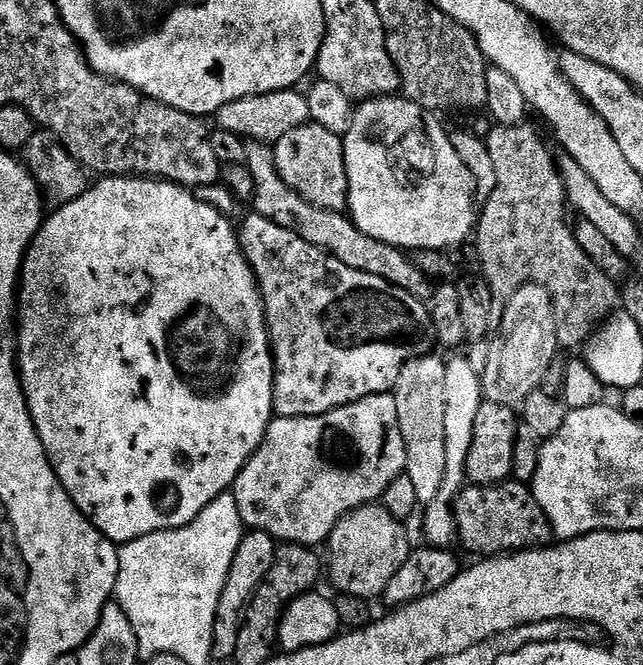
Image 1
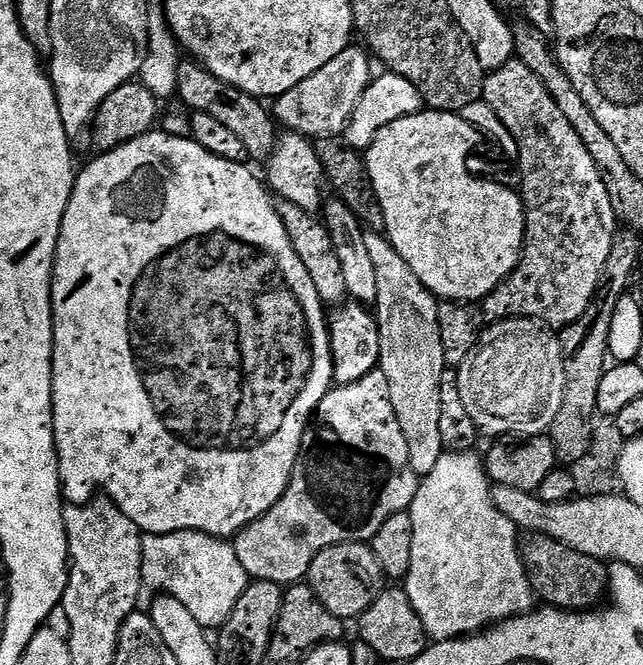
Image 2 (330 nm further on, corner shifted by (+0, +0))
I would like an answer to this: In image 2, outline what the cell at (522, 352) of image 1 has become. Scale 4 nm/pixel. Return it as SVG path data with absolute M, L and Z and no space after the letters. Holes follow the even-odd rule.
M497 320L481 331L480 343L470 358L458 365L456 372L462 403L477 433L484 435L485 432L492 436L488 438L542 436L551 429L554 417L562 406L562 394L566 390L566 348L564 352L555 335L559 336L549 325L541 324L539 320Z

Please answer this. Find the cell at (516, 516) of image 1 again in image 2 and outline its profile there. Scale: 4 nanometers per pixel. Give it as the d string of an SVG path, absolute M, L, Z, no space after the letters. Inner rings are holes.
M532 534L527 538L529 540L525 539L520 546L520 560L524 564L533 597L540 599L541 596L545 605L563 608L566 612L587 612L605 599L609 580L605 561L578 554L578 550L570 550L570 546L549 536Z

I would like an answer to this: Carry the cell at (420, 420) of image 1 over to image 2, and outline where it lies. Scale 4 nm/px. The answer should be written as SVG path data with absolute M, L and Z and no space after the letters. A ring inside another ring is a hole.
M365 231L364 245L374 262L374 271L378 274L378 298L374 305L380 343L378 371L386 374L386 382L390 382L390 403L394 406L394 414L398 414L398 426L402 426L402 434L406 434L406 446L410 446L410 466L414 466L416 475L423 478L430 474L430 470L434 470L438 458L446 450L442 446L442 429L438 427L442 418L442 374L446 370L442 334L438 326L440 304L418 278L418 274L406 266L402 254L394 250L384 232Z

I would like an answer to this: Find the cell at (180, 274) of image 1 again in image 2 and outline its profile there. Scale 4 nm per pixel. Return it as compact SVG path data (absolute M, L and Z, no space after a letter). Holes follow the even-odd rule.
M150 131L142 138L134 138L109 152L100 152L97 160L90 161L84 169L81 167L76 173L70 202L62 218L56 247L56 265L52 268L52 429L60 471L60 490L68 504L86 504L101 488L104 491L101 493L116 504L122 510L122 514L126 514L126 518L130 518L130 522L134 522L144 534L165 536L171 532L205 532L211 536L232 538L247 524L266 514L266 510L270 510L270 506L274 506L274 502L278 502L278 498L284 496L300 453L304 430L315 416L322 398L334 384L330 324L326 319L326 305L318 298L318 290L314 290L314 281L310 279L306 266L302 266L302 258L294 254L294 246L290 246L290 234L286 234L286 226L282 226L282 218L278 218L275 203L271 199L268 201L270 192L262 183L261 177L259 180L248 169L247 163L226 162L226 158L218 158L202 150L202 146L198 146L198 142L187 135L171 136L168 132L160 131Z

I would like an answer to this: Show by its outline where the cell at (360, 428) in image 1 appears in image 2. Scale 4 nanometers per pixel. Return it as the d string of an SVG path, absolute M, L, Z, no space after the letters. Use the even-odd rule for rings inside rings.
M378 370L371 372L366 374L366 378L358 378L358 382L350 382L328 389L322 402L316 408L315 416L304 430L300 453L284 496L278 498L278 502L274 502L274 506L270 506L270 510L266 510L266 514L262 514L257 520L250 522L243 530L236 533L231 541L232 549L234 554L238 554L238 562L242 562L242 570L246 570L246 574L252 580L265 580L281 586L301 583L307 577L314 558L318 558L318 554L322 554L322 550L339 544L371 542L374 534L378 534L379 528L385 524L386 518L394 518L394 514L409 511L416 492L420 489L420 482L421 477L416 475L414 466L410 466L410 446L406 446L406 434L402 434L402 426L398 426L398 414L394 414L394 406L390 403L390 382L386 382L386 374L382 374Z

